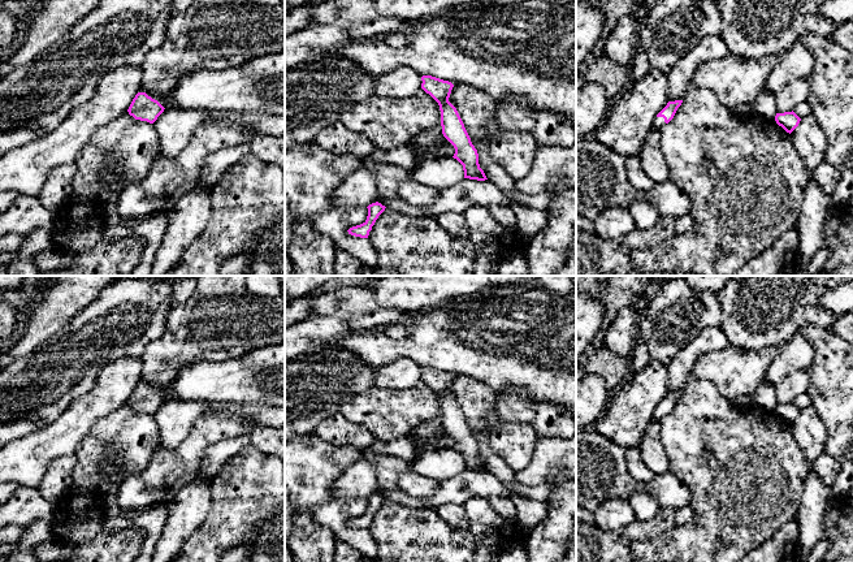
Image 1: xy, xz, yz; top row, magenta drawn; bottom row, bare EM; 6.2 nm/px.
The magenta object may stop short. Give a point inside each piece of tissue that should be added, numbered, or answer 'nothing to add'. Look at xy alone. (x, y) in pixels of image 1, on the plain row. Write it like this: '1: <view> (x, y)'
nothing to add

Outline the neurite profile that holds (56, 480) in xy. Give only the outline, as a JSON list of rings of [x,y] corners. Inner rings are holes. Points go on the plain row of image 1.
[[[66,455],[53,459],[43,476],[39,492],[42,497],[56,506],[65,496],[77,466],[77,457]]]

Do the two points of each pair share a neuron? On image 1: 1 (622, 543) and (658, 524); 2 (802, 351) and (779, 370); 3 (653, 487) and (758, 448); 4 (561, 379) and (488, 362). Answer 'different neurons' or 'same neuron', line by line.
1: same neuron
2: same neuron
3: different neurons
4: same neuron

